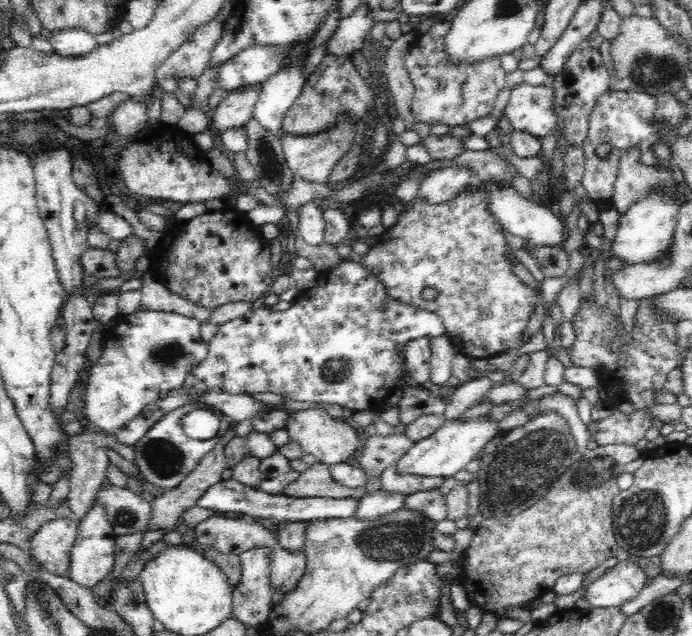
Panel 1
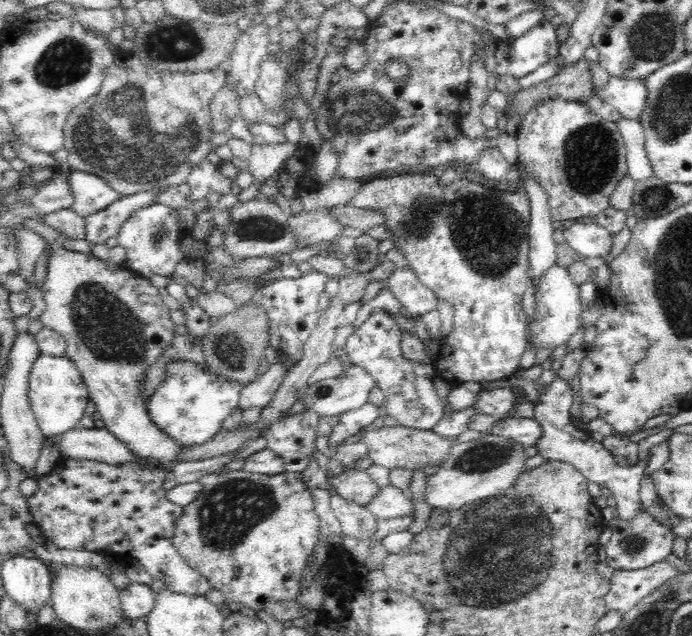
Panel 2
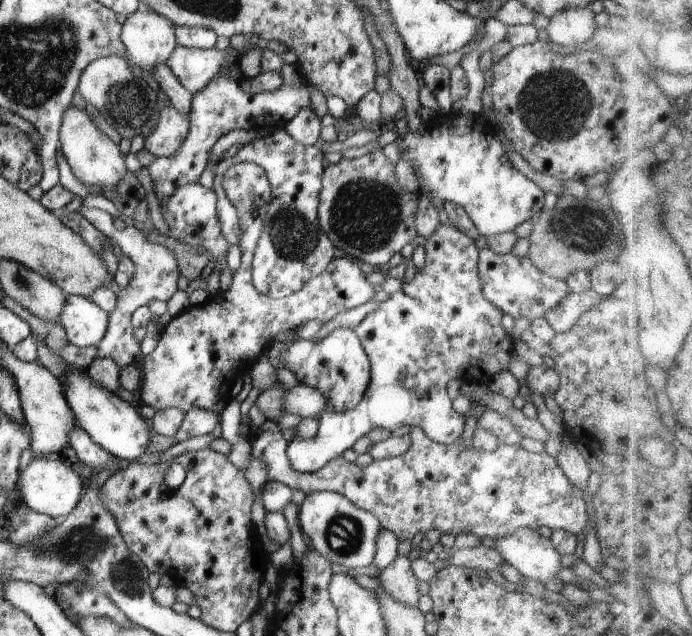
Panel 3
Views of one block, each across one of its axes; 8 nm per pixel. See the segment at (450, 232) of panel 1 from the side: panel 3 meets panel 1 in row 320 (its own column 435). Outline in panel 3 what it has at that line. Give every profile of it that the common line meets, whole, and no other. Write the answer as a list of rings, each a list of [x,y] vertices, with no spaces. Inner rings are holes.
[[[267,419],[256,428],[255,435],[257,437],[250,441],[251,454],[265,464],[269,480],[281,482],[292,490],[302,490],[306,495],[316,491],[332,491],[344,495],[354,506],[372,513],[379,520],[381,528],[392,531],[399,541],[412,540],[418,532],[426,533],[432,528],[454,536],[464,532],[474,534],[479,539],[494,540],[511,535],[520,527],[539,529],[548,526],[553,531],[565,530],[577,535],[584,532],[588,522],[586,498],[560,468],[555,457],[545,451],[531,453],[519,444],[500,444],[494,452],[484,452],[475,449],[471,443],[466,450],[460,450],[458,442],[453,445],[434,442],[420,427],[414,427],[410,434],[410,448],[400,456],[375,459],[372,464],[361,467],[340,455],[329,460],[316,472],[299,473],[291,467],[287,457],[289,442],[277,423]]]

